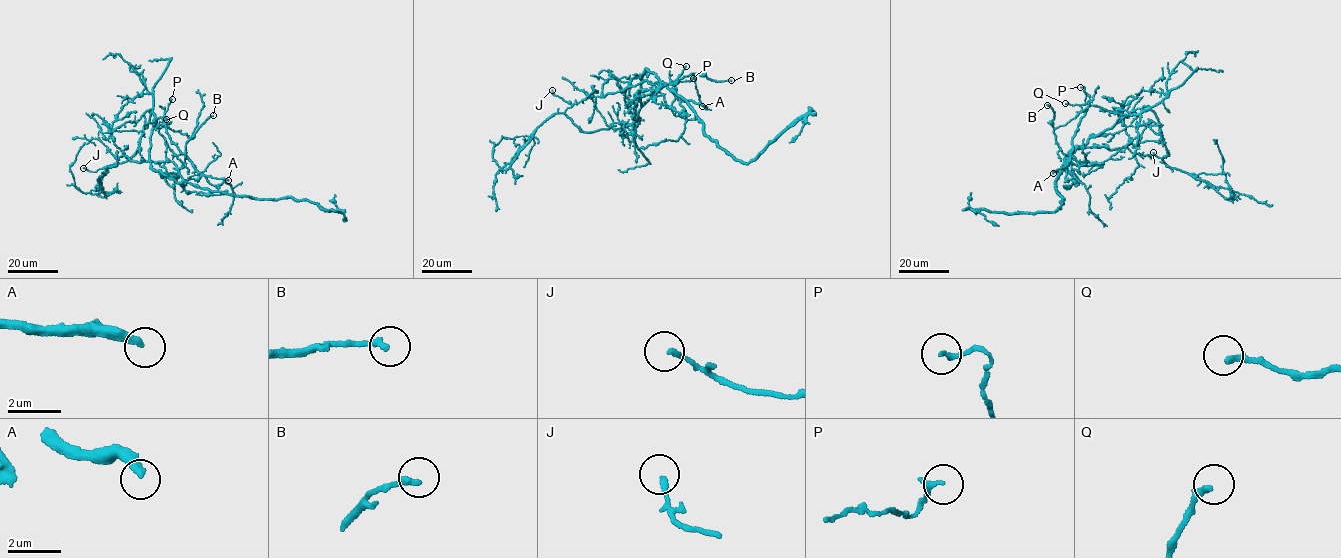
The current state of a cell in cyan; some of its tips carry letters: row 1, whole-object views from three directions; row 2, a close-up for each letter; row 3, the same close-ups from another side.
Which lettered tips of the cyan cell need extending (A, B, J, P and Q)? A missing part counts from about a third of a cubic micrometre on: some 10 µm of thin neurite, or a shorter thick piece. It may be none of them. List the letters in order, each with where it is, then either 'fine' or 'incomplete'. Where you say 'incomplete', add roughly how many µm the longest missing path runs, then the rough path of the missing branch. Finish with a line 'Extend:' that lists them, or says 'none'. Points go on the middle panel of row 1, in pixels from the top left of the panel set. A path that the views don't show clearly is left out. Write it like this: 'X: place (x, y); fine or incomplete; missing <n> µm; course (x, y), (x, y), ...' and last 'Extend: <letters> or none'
A: place (702, 106); incomplete; missing 100 µm
B: place (731, 80); fine
J: place (552, 90); fine
P: place (693, 78); fine
Q: place (686, 66); fine
Extend: A

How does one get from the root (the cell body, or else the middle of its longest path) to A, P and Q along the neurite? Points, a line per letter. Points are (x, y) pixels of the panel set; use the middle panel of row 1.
A: (640, 89), (642, 105), (670, 81), (680, 100), (693, 100), (702, 106)
P: (640, 89), (642, 105), (676, 80), (690, 81), (693, 78)
Q: (640, 89), (642, 105), (675, 80), (686, 66)

